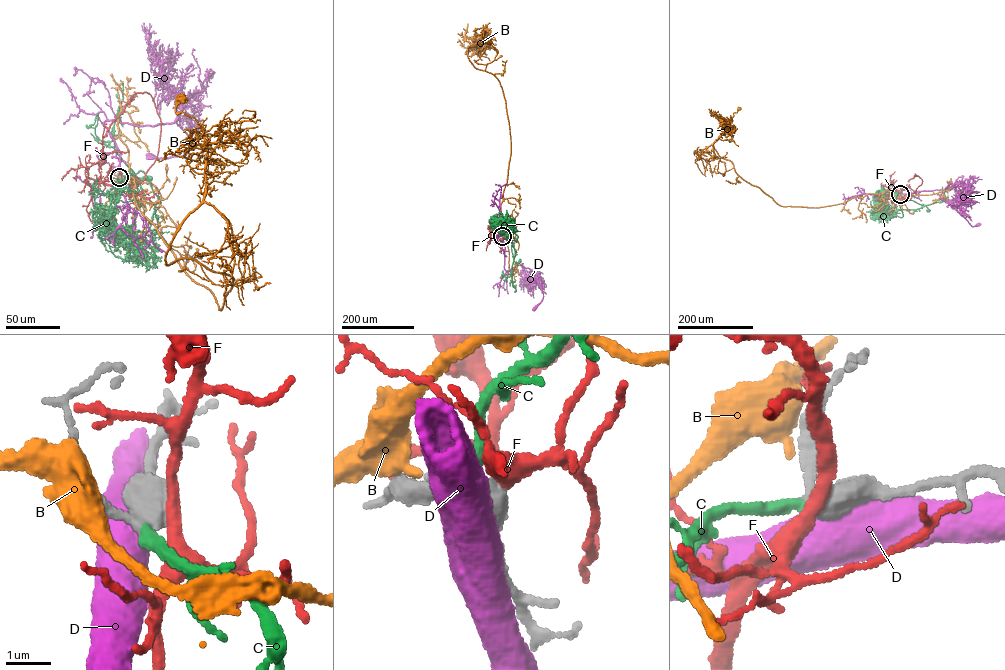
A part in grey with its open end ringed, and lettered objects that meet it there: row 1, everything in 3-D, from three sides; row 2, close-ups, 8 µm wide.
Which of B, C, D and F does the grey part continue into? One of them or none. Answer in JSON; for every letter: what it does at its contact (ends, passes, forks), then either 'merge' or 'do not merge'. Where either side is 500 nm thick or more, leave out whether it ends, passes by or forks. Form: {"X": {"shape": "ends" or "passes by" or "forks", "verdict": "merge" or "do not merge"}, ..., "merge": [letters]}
{"B": {"verdict": "do not merge"}, "C": {"shape": "ends", "verdict": "merge"}, "D": {"verdict": "do not merge"}, "F": {"verdict": "do not merge"}, "merge": ["C"]}

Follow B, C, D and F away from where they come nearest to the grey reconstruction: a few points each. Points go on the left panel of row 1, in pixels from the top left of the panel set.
B: (117, 176), (222, 310), (232, 277), (166, 263), (205, 190), (206, 141), (181, 99)
C: (119, 177), (130, 178), (111, 225), (123, 235), (133, 229), (141, 195), (131, 174), (148, 179)
D: (119, 177), (120, 153), (104, 126), (105, 121), (151, 126), (176, 120), (188, 135), (189, 152), (150, 157)
F: (119, 176), (119, 183), (139, 184), (157, 156), (161, 124), (151, 95), (145, 92), (132, 95), (102, 138)

